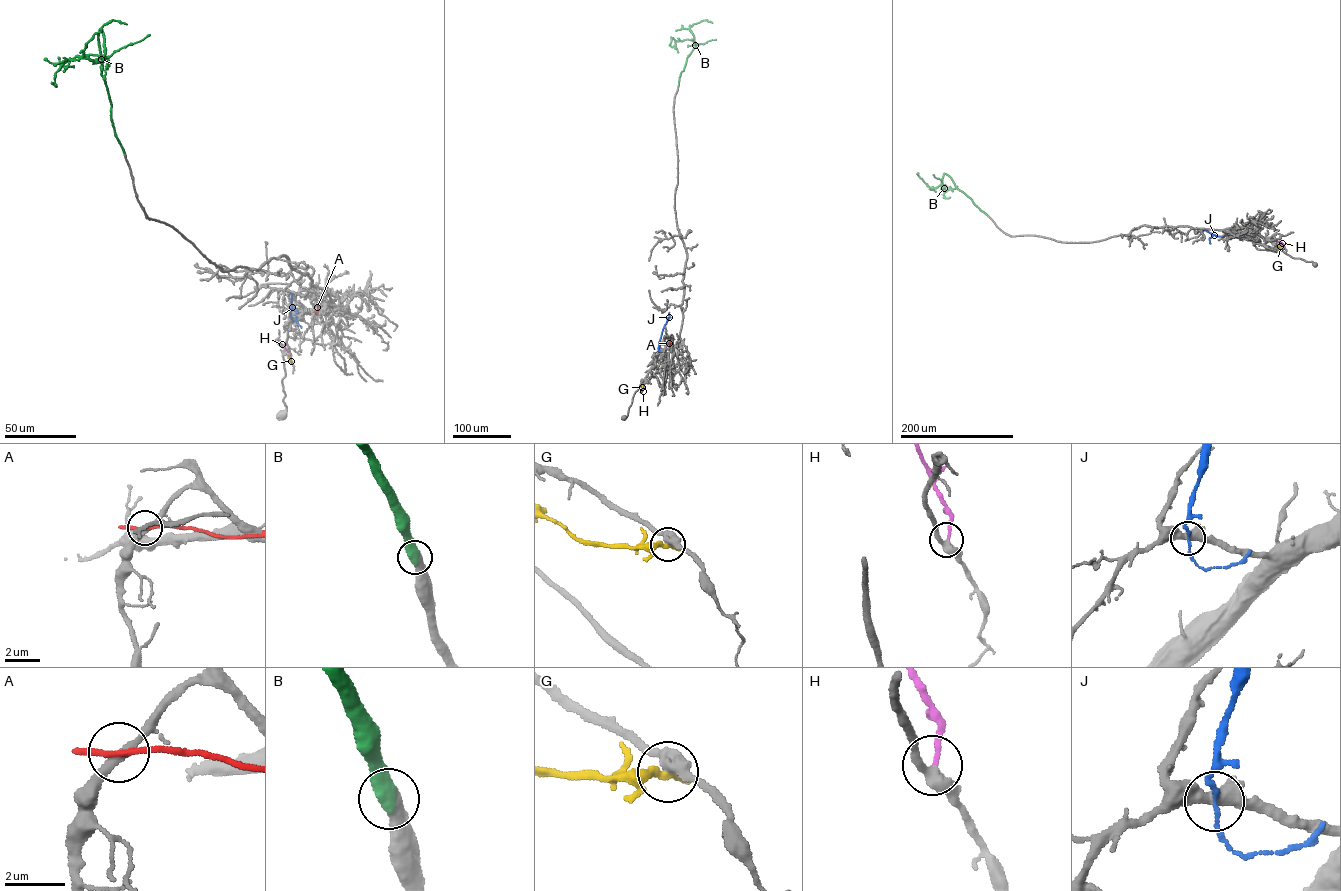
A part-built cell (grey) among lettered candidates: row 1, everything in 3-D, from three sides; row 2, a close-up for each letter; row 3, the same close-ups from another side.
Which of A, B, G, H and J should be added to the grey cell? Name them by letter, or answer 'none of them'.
B, H

